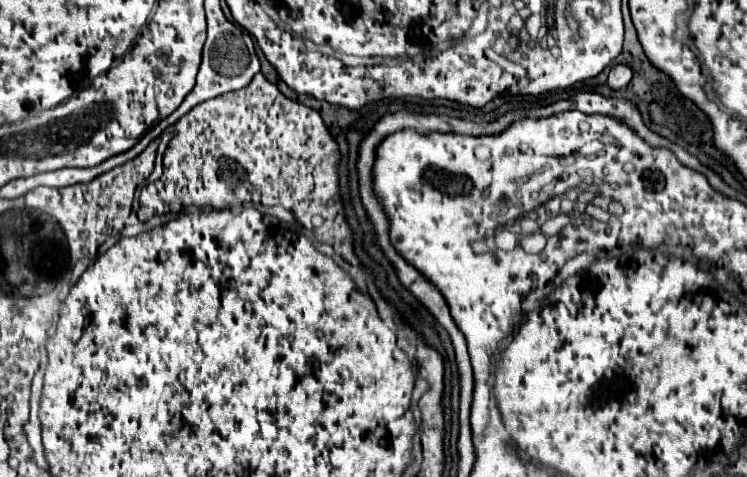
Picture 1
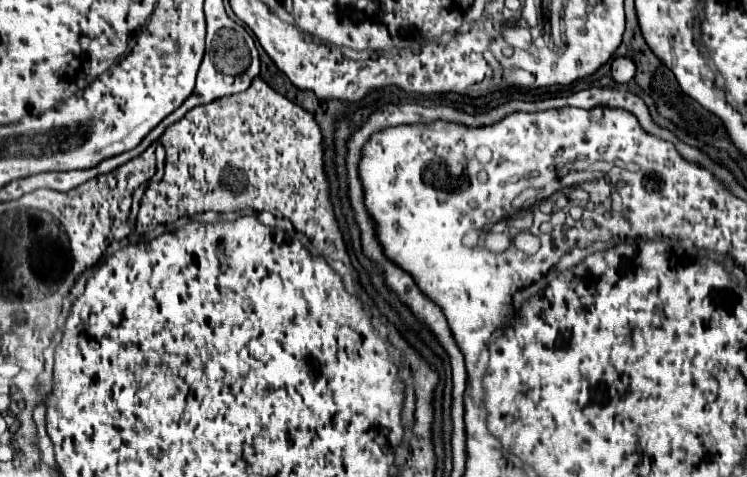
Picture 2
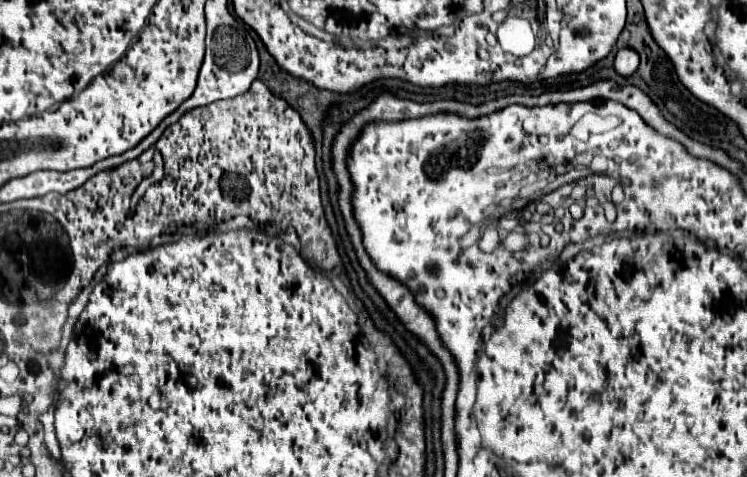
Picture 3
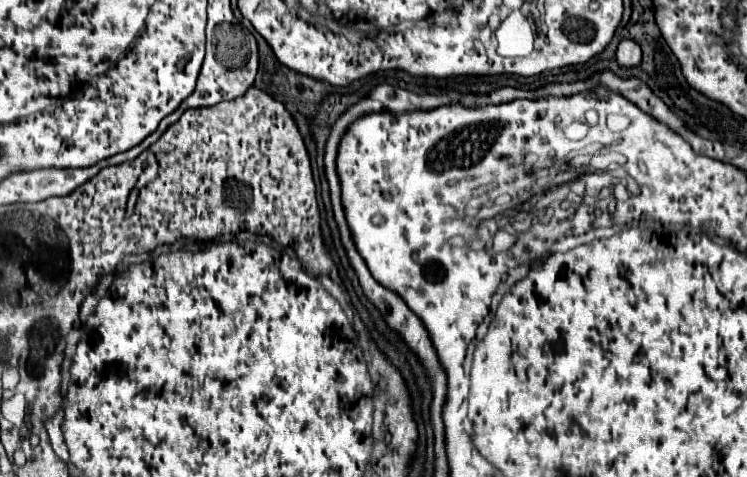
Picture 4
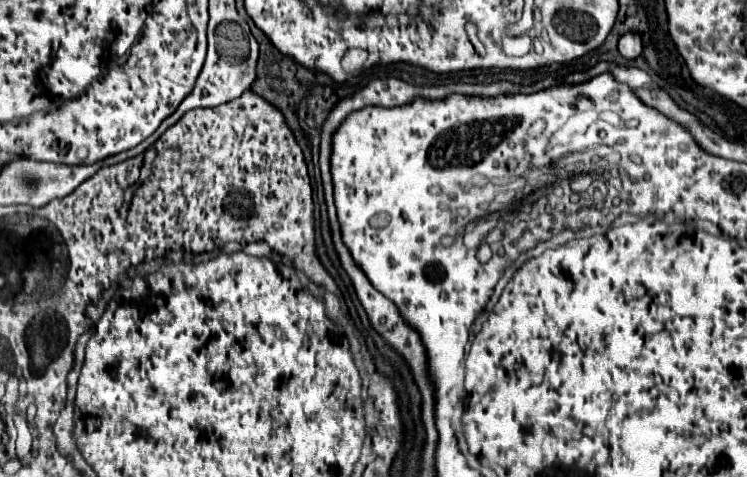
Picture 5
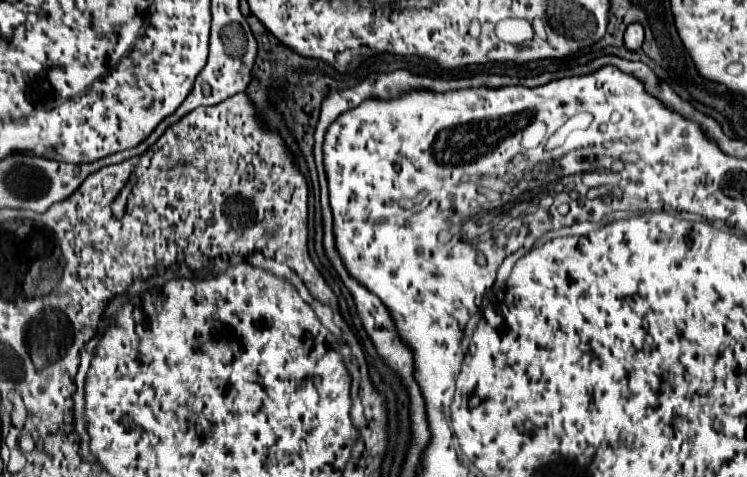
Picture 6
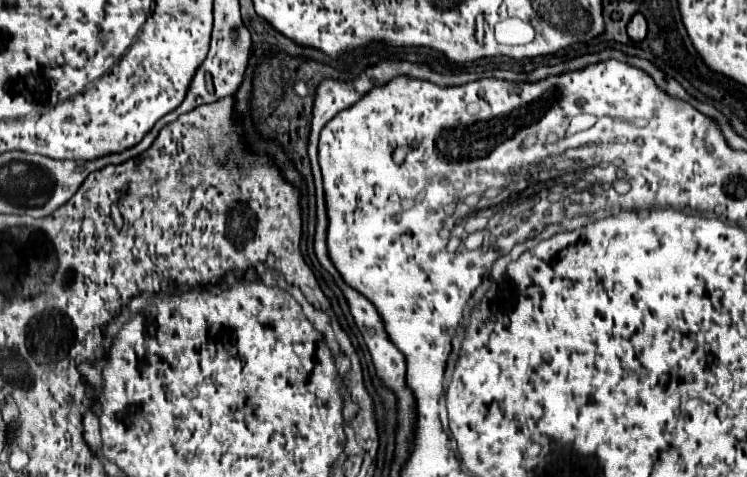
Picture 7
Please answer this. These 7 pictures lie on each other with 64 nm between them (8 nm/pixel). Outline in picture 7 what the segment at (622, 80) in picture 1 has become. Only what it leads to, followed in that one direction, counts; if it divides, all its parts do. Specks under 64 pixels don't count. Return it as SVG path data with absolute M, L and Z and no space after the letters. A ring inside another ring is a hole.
M636 14L636 16L630 20L630 24L628 24L628 36L630 36L632 42L644 40L644 36L646 36L646 20L644 20L644 16Z

